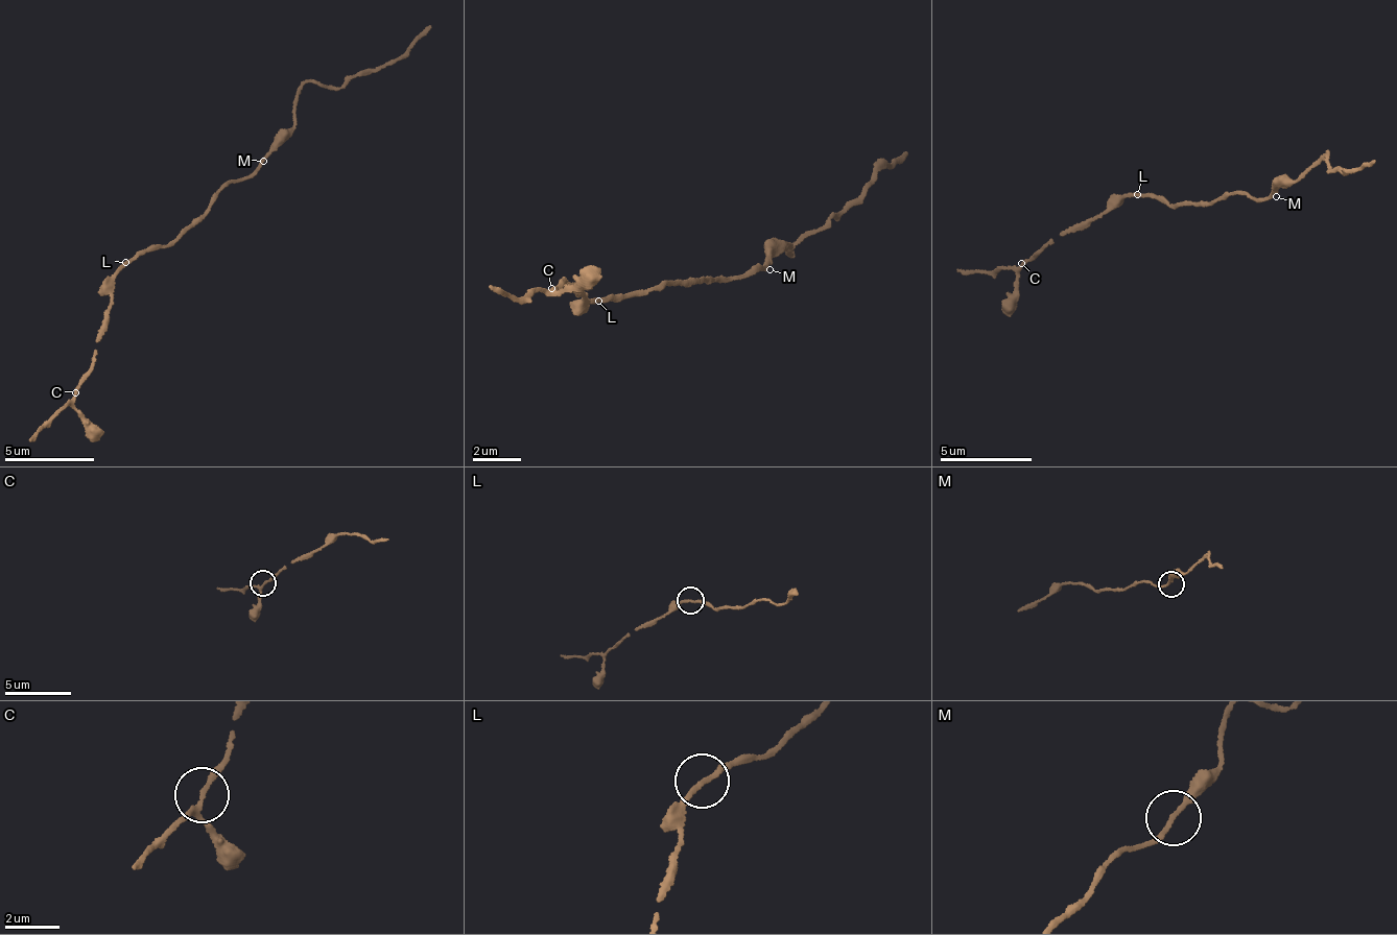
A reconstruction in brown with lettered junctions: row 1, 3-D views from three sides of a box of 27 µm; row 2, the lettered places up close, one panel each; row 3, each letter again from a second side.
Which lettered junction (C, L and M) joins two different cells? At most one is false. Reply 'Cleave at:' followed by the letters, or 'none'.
Cleave at: C

